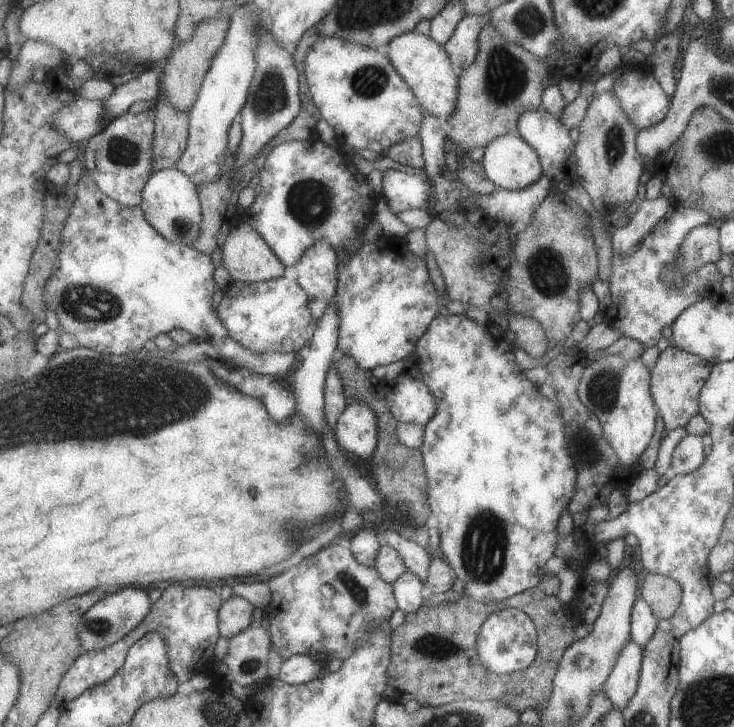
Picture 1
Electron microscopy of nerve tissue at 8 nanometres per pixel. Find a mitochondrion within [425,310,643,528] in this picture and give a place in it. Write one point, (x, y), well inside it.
(602, 393)

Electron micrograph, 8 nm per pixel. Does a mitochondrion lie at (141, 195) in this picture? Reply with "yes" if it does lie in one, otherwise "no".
no

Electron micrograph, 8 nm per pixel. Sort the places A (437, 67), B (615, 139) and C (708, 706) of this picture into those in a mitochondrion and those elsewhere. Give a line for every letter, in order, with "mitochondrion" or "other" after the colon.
A: other
B: mitochondrion
C: mitochondrion

